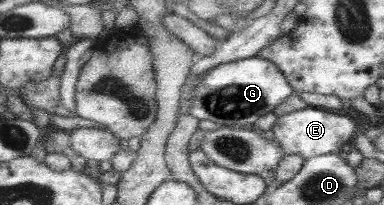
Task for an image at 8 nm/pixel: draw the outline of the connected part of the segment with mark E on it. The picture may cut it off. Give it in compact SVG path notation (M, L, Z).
M307 106L278 116L270 132L274 135L274 141L284 155L295 154L304 158L304 161L321 154L343 155L340 146L347 139L352 140L353 135L361 131L359 124L356 123L357 117L360 117L360 114L352 111L344 113Z

